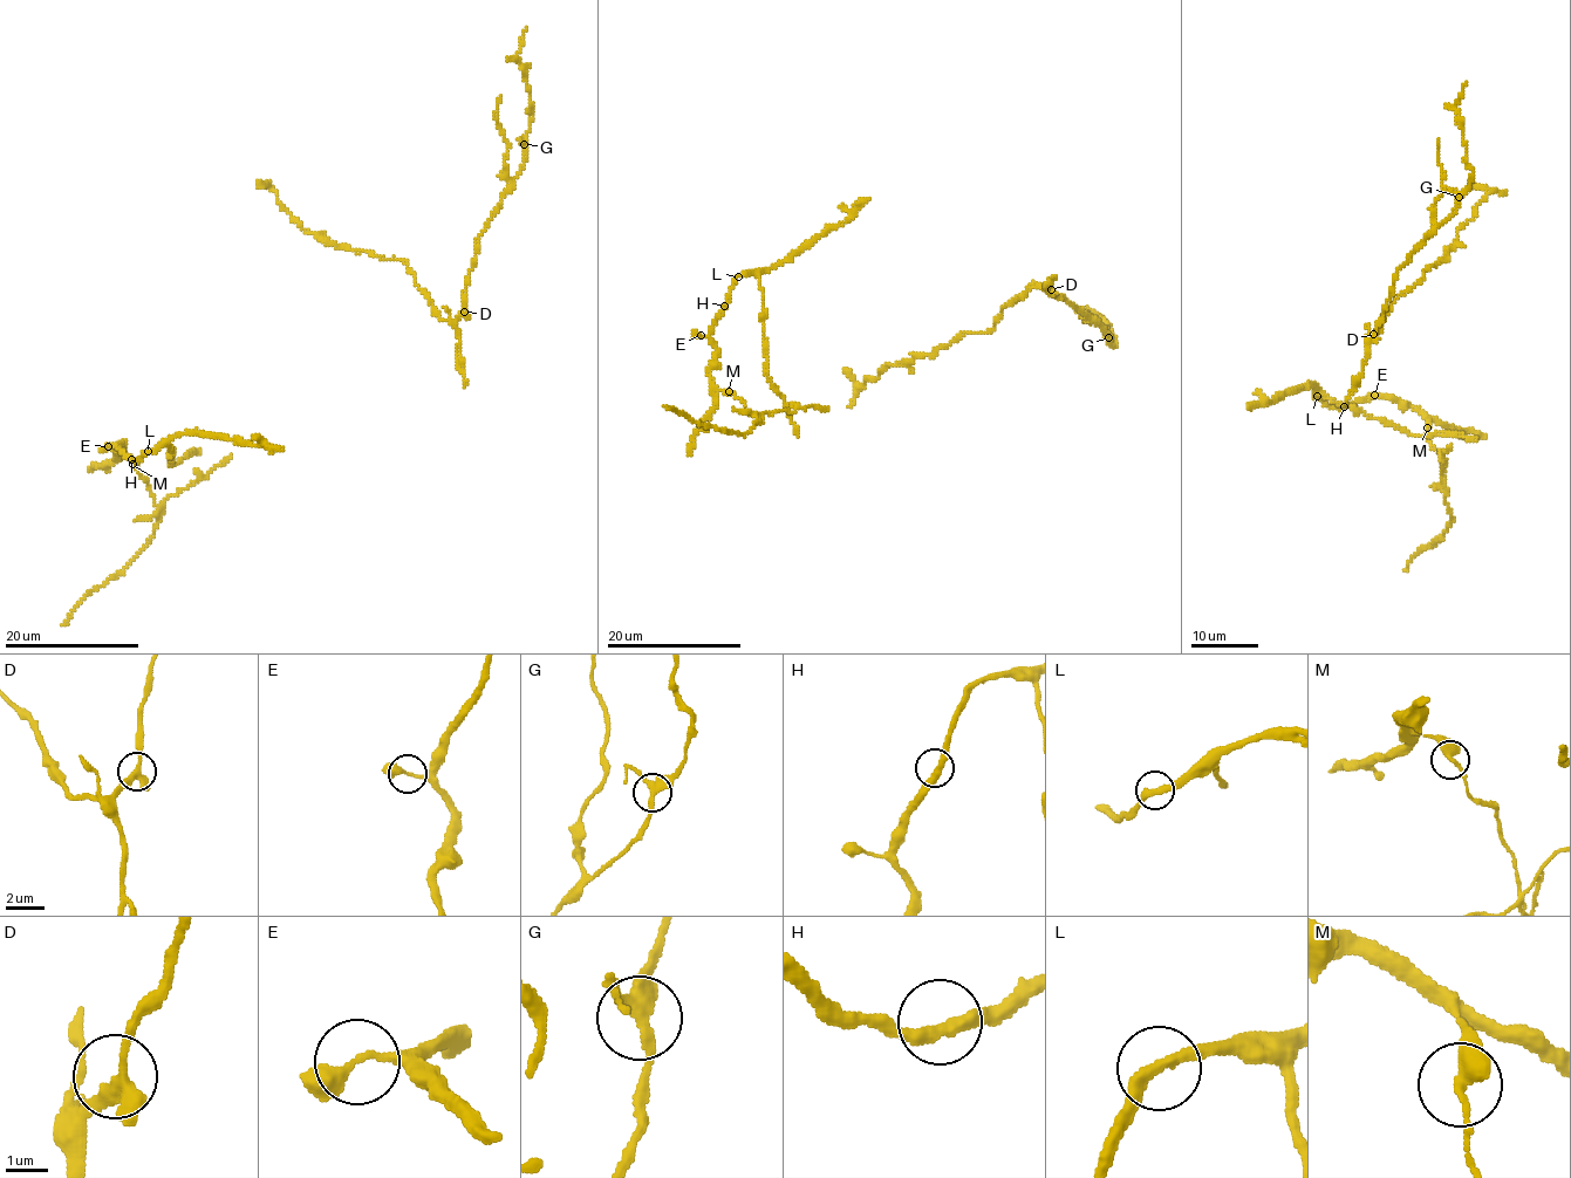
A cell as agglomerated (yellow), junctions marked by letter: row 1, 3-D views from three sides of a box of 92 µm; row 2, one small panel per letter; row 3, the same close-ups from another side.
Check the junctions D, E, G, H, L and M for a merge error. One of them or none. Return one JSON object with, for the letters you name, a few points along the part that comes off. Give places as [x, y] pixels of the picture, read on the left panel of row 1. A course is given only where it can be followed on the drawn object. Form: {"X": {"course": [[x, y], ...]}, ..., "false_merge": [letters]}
{"M": {"course": [[132, 464], [148, 483], [158, 524], [150, 542], [103, 586], [88, 591], [61, 625]]}, "false_merge": ["M"]}

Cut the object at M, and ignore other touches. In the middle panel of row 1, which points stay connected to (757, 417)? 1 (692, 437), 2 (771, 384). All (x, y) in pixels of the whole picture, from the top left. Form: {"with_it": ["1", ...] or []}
{"with_it": []}

